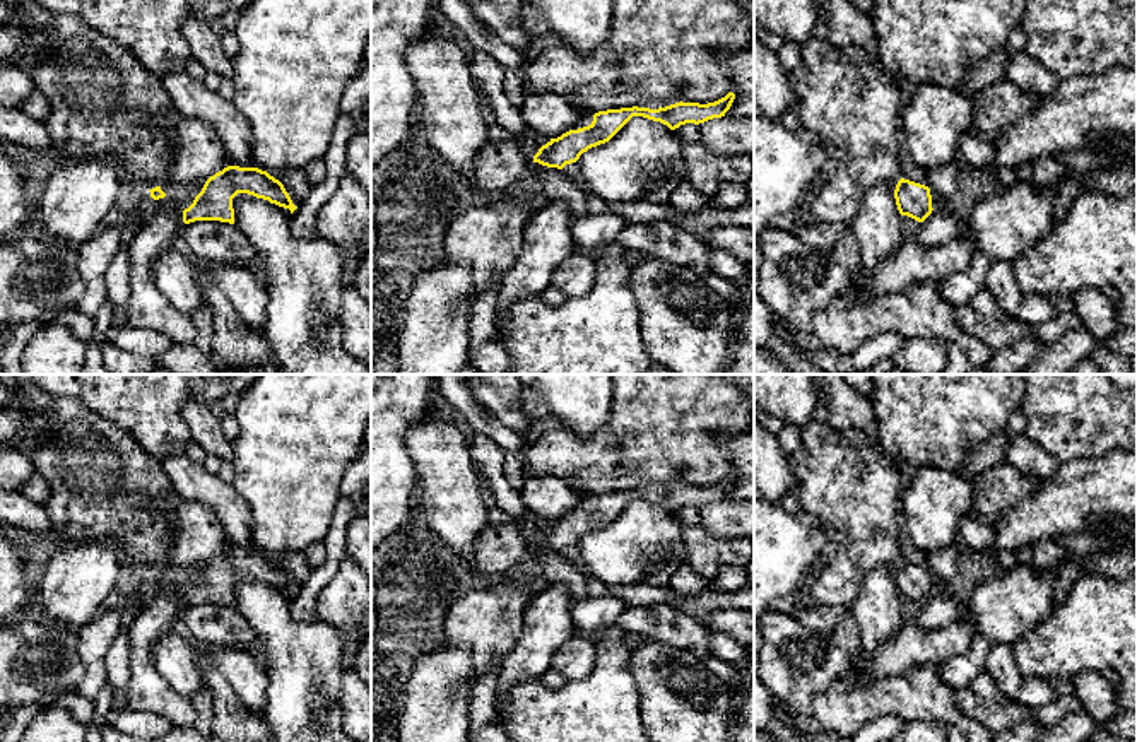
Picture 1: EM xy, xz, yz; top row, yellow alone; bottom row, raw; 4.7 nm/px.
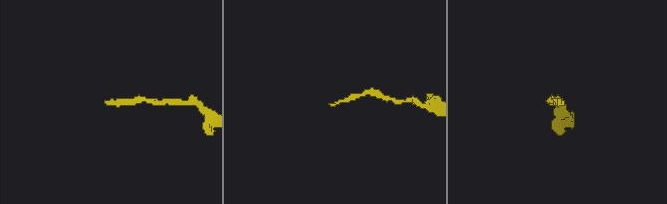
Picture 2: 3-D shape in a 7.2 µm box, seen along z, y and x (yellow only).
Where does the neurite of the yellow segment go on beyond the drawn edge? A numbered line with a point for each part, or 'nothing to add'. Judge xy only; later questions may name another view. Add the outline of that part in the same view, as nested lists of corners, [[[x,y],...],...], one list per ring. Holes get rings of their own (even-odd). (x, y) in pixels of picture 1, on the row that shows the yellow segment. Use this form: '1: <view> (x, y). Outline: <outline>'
1: xy (130, 200). Outline: [[[128,190],[120,205],[125,210],[133,210],[138,203],[144,207],[144,212],[147,212],[147,209],[150,205],[150,191],[135,193],[135,191]]]

